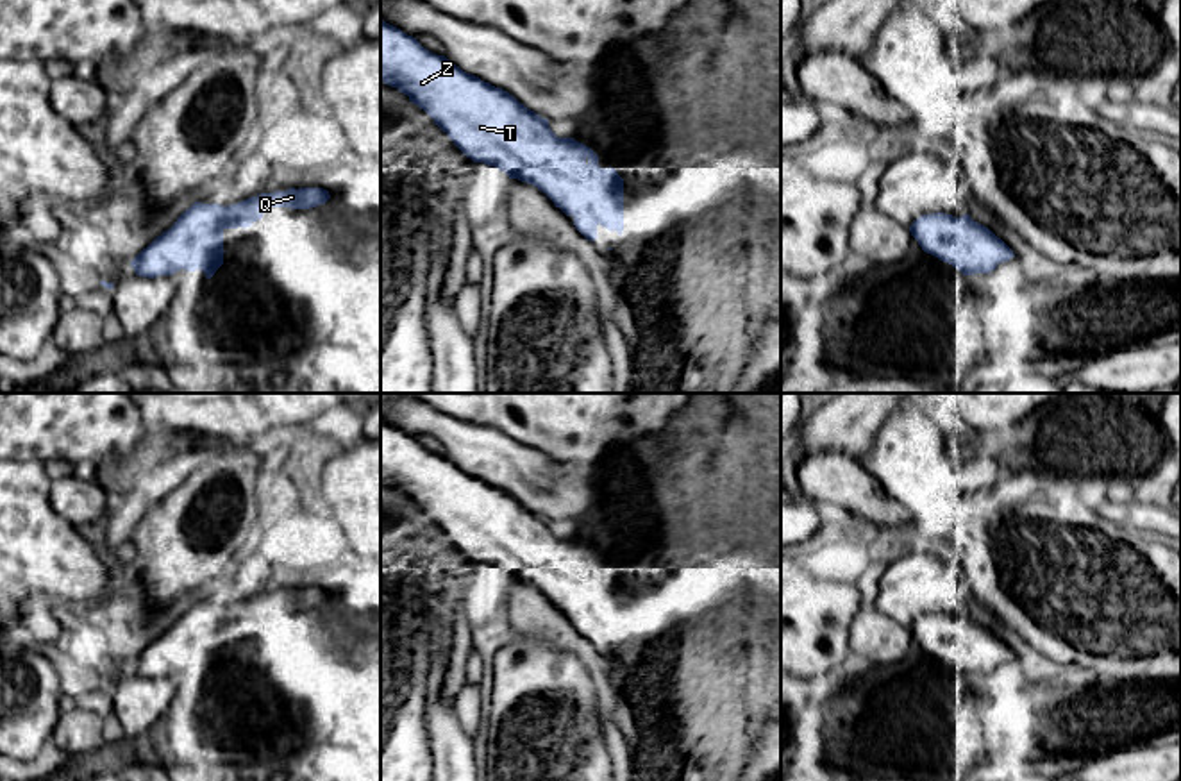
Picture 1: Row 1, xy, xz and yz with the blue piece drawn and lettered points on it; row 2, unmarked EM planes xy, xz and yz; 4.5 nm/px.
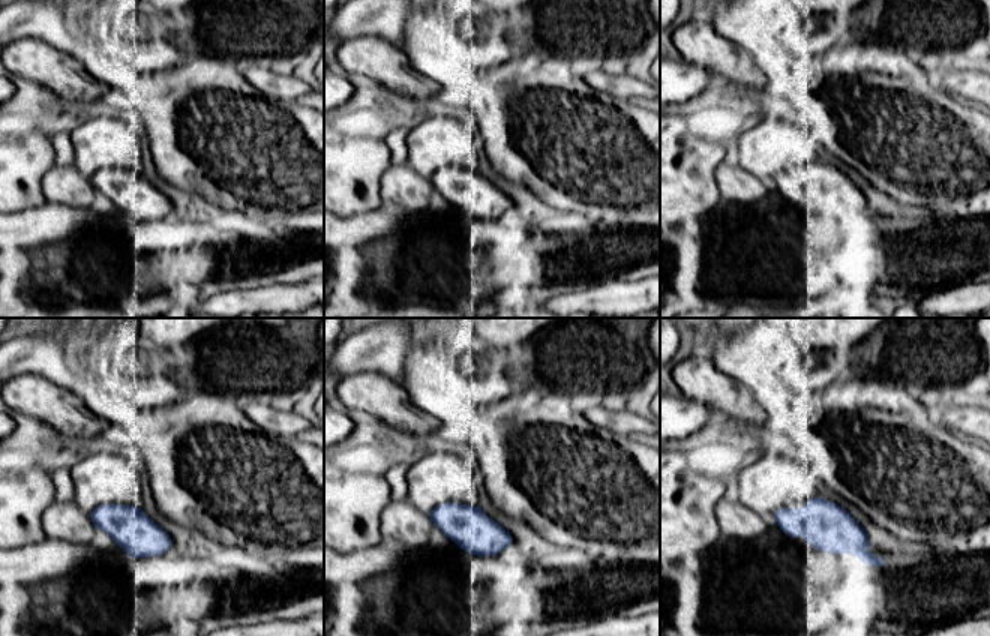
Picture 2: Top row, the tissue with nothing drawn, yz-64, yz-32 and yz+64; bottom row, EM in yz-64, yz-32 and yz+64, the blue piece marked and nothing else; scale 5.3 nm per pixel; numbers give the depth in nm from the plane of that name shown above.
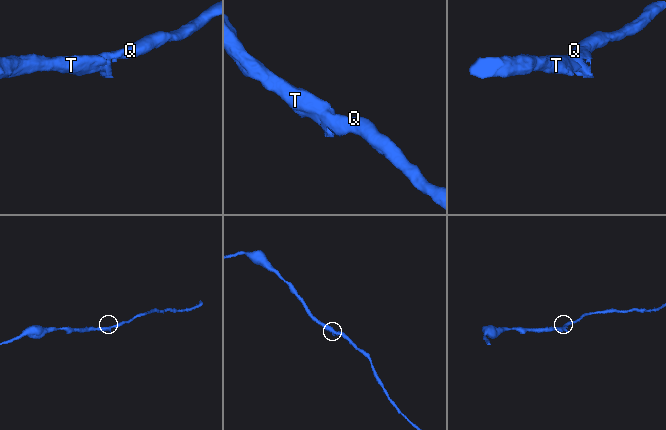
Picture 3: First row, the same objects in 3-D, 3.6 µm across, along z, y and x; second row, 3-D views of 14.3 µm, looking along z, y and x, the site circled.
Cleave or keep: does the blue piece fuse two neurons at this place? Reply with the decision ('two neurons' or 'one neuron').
one neuron

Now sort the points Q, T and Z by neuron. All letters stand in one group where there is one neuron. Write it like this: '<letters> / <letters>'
Q T Z

